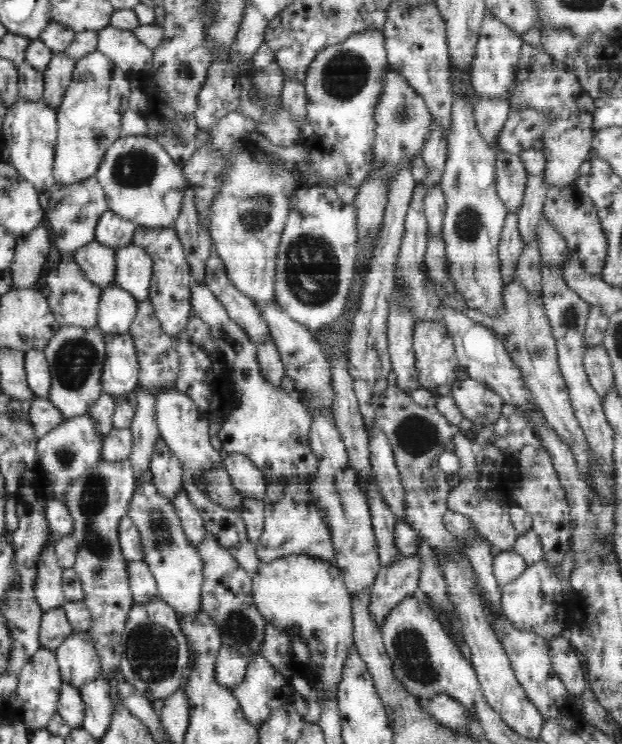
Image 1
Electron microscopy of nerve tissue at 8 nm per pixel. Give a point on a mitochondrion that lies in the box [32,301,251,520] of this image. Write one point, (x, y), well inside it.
(75, 360)

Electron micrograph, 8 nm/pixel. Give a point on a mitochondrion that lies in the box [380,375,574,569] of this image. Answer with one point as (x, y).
(417, 435)

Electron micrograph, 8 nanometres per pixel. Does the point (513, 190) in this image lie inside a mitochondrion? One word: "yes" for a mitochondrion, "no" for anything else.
no

